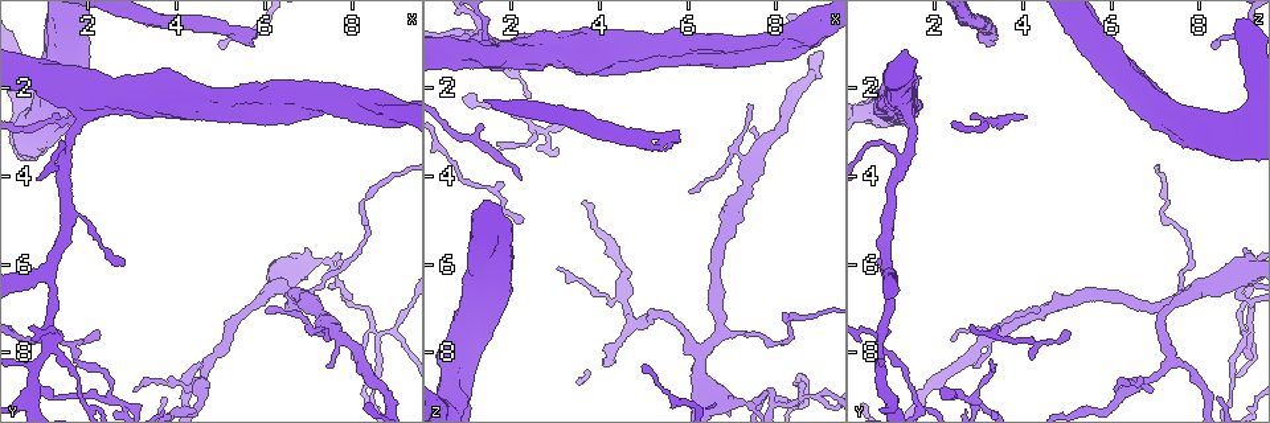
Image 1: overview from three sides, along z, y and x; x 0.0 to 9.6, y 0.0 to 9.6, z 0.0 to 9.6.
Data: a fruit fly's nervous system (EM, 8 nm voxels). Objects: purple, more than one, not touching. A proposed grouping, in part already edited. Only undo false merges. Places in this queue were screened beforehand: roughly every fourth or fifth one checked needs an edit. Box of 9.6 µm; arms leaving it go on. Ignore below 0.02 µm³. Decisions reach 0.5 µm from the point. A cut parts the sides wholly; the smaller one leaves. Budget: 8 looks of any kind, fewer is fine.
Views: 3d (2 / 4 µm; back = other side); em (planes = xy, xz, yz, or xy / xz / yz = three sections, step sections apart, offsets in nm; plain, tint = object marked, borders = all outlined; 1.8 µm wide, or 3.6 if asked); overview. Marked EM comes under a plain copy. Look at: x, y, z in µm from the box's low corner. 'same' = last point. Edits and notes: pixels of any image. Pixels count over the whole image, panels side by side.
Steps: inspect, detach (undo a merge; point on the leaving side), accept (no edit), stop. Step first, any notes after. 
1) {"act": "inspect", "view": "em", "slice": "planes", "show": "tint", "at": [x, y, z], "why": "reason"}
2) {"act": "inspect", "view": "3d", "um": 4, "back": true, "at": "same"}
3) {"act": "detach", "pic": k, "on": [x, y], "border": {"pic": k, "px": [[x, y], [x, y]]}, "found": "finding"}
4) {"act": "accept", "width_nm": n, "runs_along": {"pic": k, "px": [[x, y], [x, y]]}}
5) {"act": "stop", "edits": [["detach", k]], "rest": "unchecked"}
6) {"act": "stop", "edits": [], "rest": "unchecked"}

{"act": "inspect", "view": "3d", "um": 4, "at": [4.80, 2.25, 1.10], "why": "thick turns thin"}

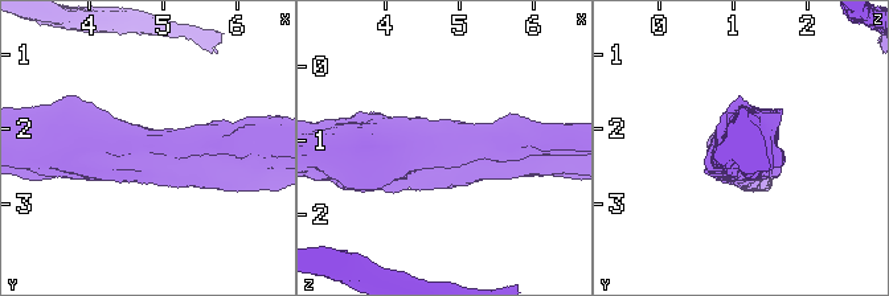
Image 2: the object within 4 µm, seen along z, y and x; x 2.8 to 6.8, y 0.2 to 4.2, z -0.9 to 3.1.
{"act": "inspect", "view": "em", "um": 3.6, "slice": "planes", "show": "tint", "at": [4.85, 2.20, 1.10], "why": "now the EM"}

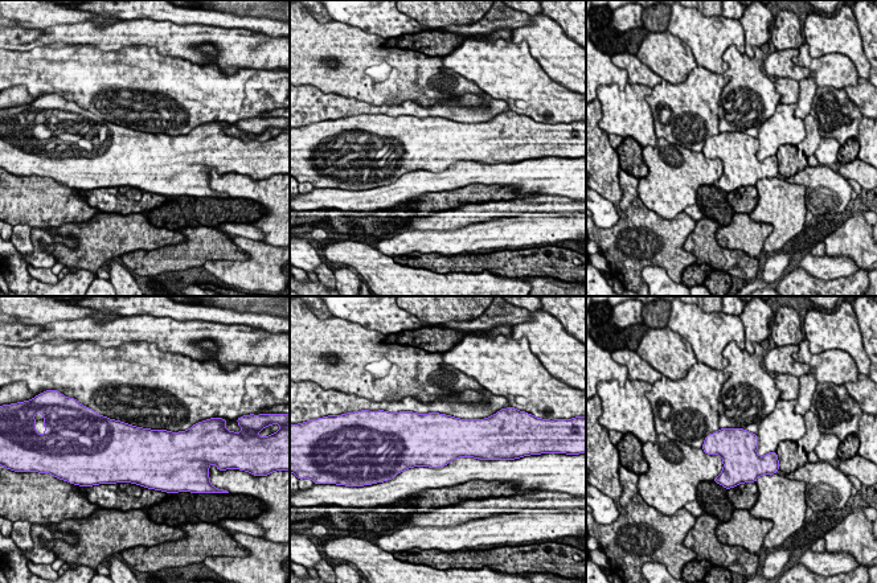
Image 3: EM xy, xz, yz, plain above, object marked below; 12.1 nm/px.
{"act": "accept", "width_nm": 480, "found": "one cell here"}

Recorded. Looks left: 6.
{"act": "inspect", "view": "3d", "um": 4, "at": [5.20, 0.65, 3.15], "why": "sudden change in width"}

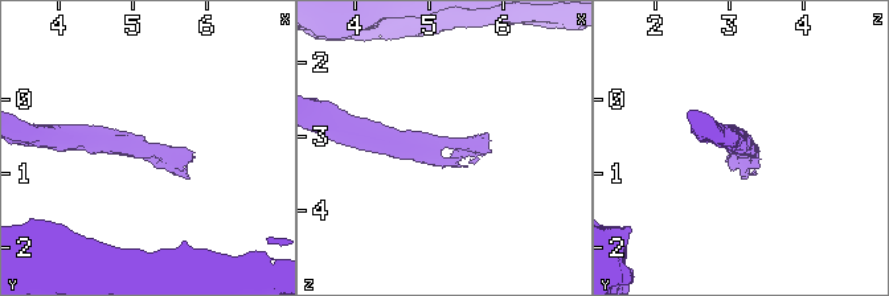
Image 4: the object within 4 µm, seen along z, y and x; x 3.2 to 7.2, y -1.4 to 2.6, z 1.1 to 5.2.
{"act": "inspect", "view": "em", "slice": "xz", "step": 8, "show": "tint", "at": [5.20, 0.70, 3.15], "why": "now the EM"}

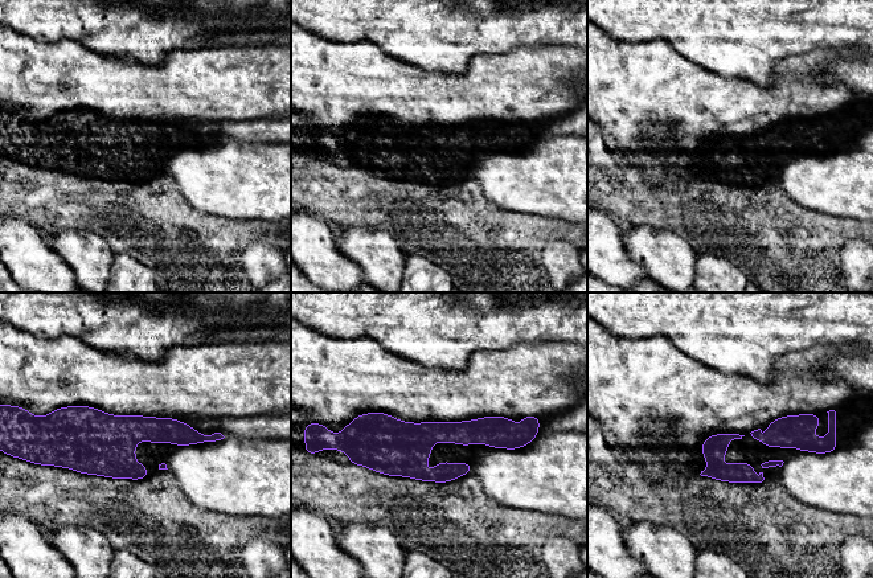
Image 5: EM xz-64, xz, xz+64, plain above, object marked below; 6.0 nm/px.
{"act": "inspect", "view": "em", "slice": "planes", "show": "tint", "at": "same", "why": "cut it another way"}

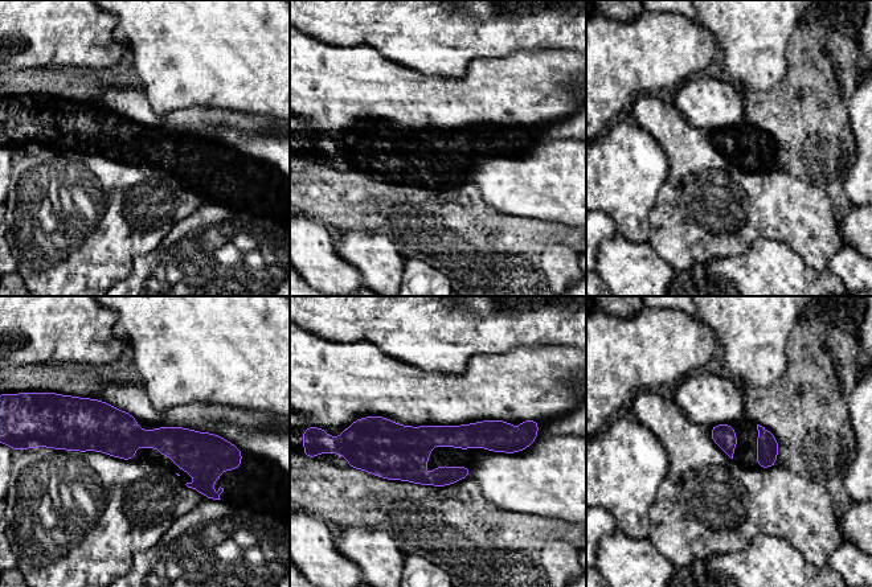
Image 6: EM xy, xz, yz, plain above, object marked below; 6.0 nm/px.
{"act": "accept", "width_nm": 140, "found": "one cell here"}

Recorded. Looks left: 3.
{"act": "inspect", "view": "em", "slice": "planes", "show": "tint", "at": [7.10, 2.30, 0.95], "why": "touches itself"}

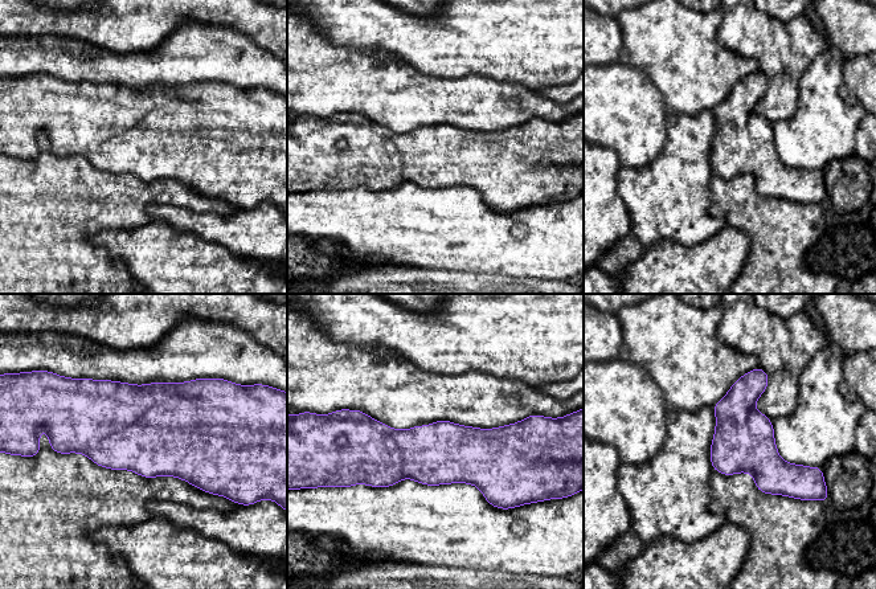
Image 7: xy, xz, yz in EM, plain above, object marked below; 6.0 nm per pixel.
{"act": "accept", "found": "all the same cell"}

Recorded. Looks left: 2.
{"act": "stop", "edits": [], "rest": "unchecked"}

